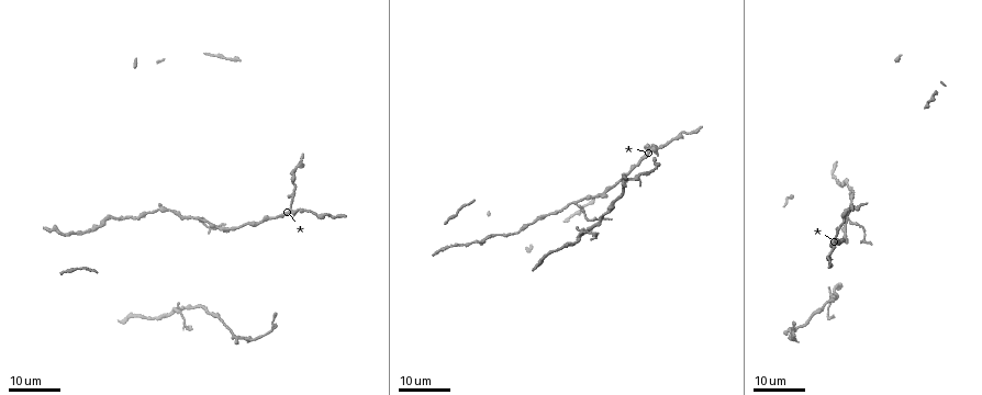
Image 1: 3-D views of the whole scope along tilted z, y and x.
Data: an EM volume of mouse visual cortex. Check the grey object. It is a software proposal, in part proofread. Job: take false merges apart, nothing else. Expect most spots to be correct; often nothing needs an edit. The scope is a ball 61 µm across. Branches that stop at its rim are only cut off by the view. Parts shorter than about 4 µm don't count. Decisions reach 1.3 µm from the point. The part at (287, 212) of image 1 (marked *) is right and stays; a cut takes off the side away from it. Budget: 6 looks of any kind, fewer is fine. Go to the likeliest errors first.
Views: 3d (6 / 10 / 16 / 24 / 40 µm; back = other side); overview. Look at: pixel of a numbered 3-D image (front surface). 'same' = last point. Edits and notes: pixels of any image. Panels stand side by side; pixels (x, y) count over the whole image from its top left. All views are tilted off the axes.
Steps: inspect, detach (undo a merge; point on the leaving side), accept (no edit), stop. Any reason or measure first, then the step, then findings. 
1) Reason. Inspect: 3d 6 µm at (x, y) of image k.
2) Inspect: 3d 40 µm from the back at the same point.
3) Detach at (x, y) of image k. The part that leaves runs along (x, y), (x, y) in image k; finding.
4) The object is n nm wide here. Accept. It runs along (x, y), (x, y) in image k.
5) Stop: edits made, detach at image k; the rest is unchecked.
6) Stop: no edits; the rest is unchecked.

Small branch off a trunk. Inspect: 3d 24 µm at (178, 312) of image 1.

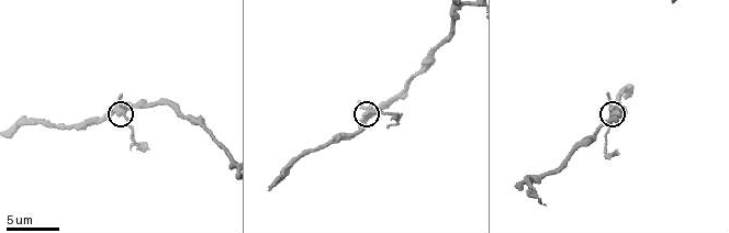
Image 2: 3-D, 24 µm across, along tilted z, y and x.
Inspect: 3d 6 µm at (120, 114) of image 2.

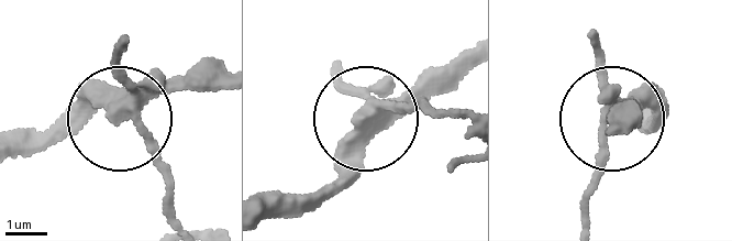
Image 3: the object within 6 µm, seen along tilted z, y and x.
Accept. Continuous, no second neuron.

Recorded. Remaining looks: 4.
Three-way junction. Inspect: 3d 24 µm at (848, 218) of image 1.

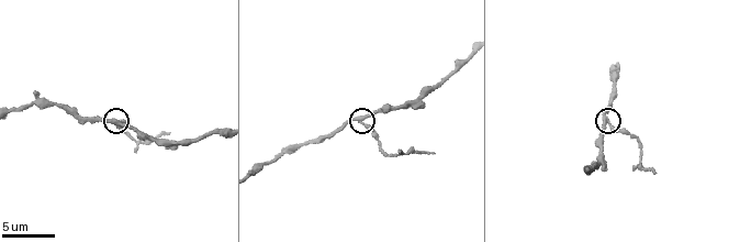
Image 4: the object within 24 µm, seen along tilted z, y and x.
Inspect: 3d 6 µm at (114, 122) of image 4.

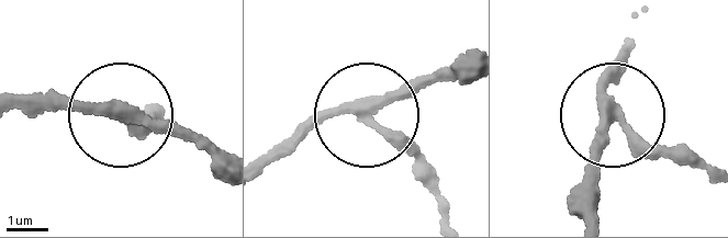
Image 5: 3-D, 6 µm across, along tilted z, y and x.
The side arm is 46 µm long. Detach at (412, 170) of image 5. The part that leaves runs along (376, 122), (437, 210) in image 5; two neurons meet here.

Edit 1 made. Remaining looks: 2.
Stop: edits made, detach at image 5; the rest is unchecked.

